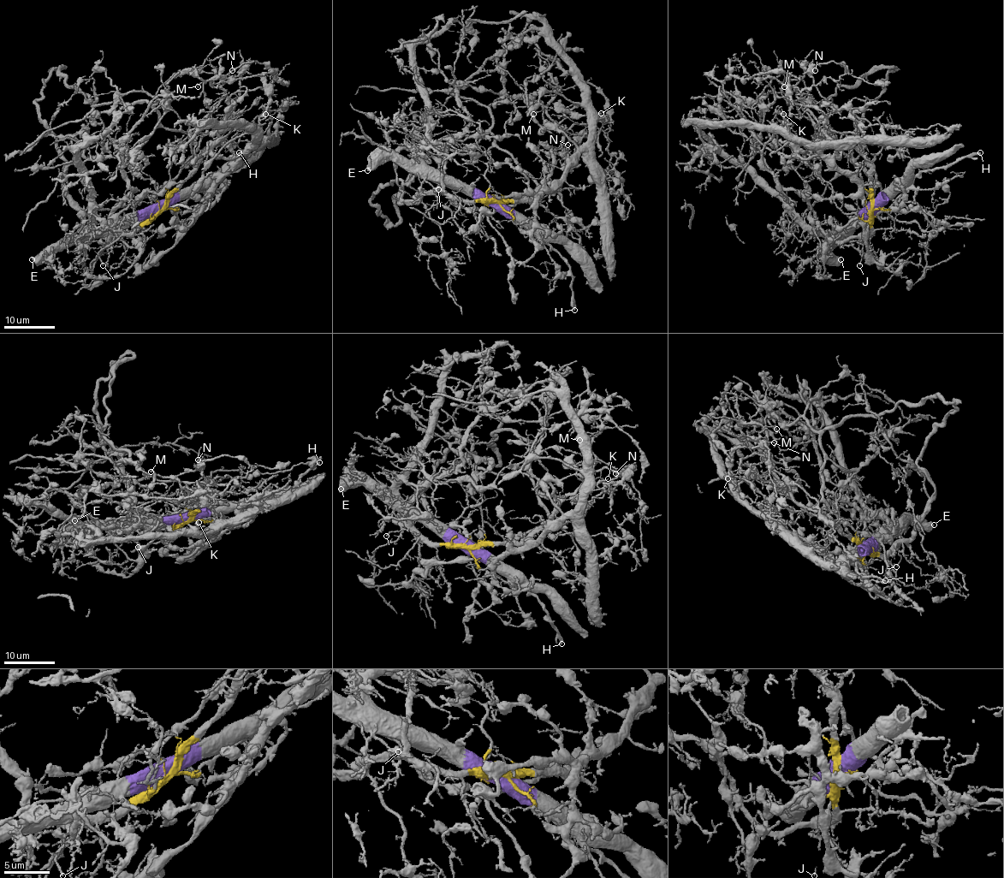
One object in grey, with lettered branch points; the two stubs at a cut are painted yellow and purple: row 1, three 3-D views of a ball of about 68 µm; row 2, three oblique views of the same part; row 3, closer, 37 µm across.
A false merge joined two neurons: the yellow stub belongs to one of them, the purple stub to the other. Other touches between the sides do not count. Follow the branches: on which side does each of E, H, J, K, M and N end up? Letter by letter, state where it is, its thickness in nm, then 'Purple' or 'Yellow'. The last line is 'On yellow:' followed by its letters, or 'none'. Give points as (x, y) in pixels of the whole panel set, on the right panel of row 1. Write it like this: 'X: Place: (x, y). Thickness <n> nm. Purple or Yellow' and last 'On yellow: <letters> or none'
E: Place: (840, 259). Thickness 500 nm. Purple
H: Place: (980, 152). Thickness 360 nm. Purple
J: Place: (859, 265). Thickness 150 nm. Purple
K: Place: (783, 114). Thickness 150 nm. Purple
M: Place: (784, 86). Thickness 80 nm. Yellow
N: Place: (815, 70). Thickness 150 nm. Yellow
On yellow: M, N

